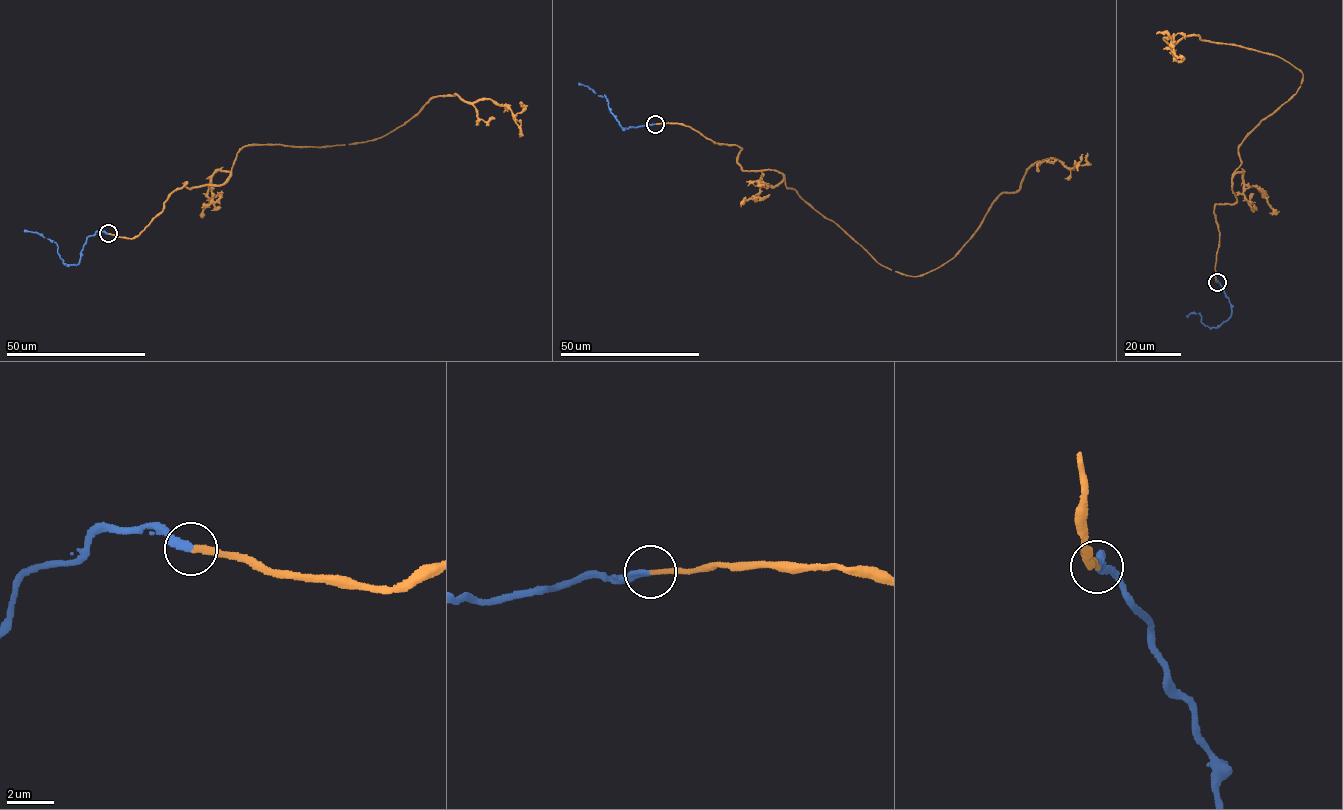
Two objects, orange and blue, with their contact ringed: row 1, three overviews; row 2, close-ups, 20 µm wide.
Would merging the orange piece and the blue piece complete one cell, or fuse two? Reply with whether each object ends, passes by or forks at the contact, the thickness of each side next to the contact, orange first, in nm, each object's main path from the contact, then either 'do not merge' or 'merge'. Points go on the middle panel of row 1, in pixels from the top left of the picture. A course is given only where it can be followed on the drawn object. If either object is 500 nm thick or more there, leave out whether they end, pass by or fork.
orange ends | blue ends | 240/280 nm | orange via (655, 123), (739, 146), (743, 170), (780, 172), (879, 263), (913, 276), (950, 260), (1035, 162), (1078, 170) | blue via (655, 123), (624, 129), (610, 110), (605, 95), (606, 97), (599, 96), (578, 83) | merge

